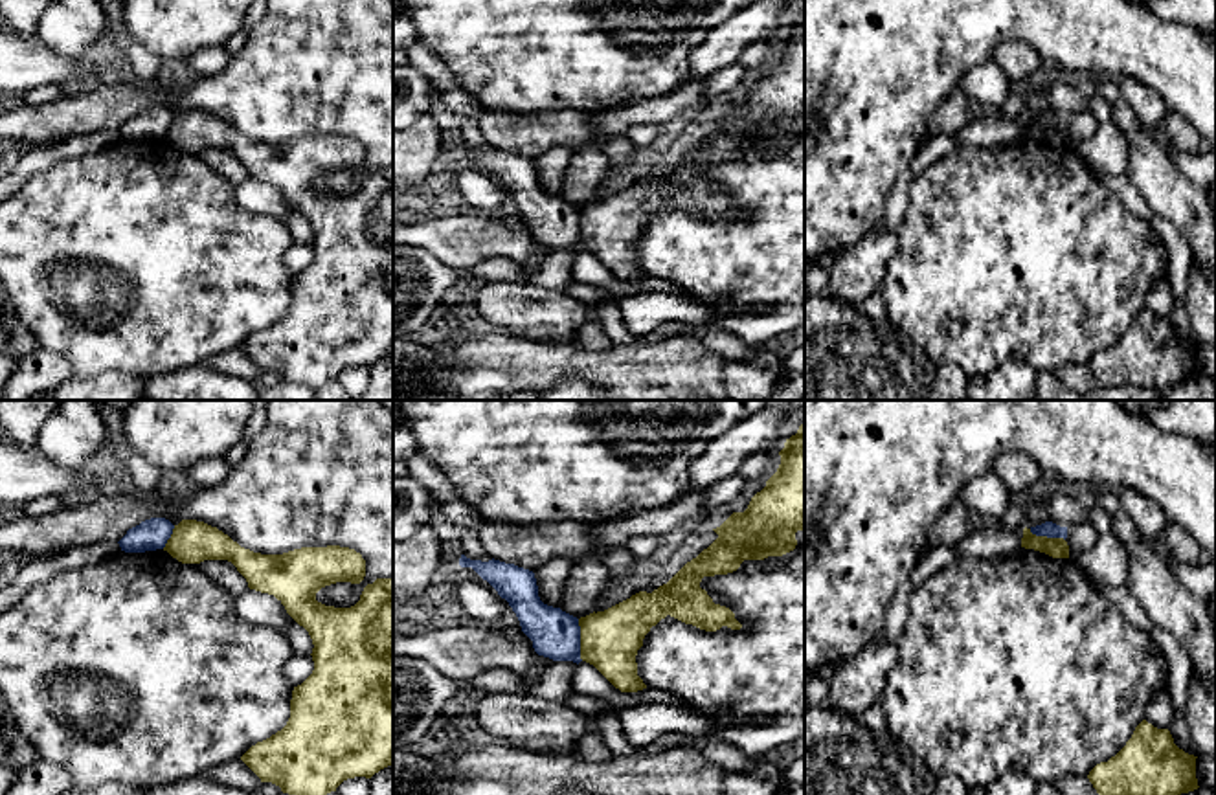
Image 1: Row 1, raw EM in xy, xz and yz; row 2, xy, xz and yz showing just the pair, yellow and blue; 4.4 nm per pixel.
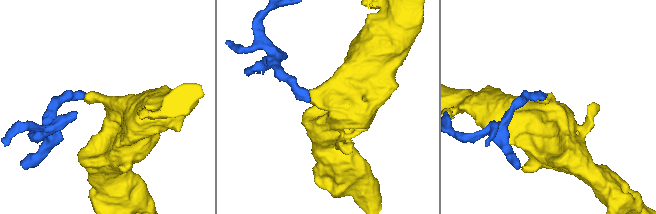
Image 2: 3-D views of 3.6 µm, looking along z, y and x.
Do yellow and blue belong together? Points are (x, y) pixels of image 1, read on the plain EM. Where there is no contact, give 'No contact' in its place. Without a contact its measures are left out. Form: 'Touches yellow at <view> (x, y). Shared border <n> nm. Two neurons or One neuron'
Touches yellow at xz (581, 228). Shared border 190 nm. Two neurons

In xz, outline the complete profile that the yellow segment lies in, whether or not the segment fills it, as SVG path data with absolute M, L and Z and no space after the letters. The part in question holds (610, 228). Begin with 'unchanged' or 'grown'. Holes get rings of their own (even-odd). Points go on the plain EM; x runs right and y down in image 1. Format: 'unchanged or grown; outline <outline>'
unchanged; outline M805 9L797 22L786 28L779 40L781 53L757 81L744 101L733 101L720 116L713 118L718 127L696 147L687 151L667 173L652 182L639 180L630 187L579 207L580 215L580 248L593 253L621 281L637 281L647 277L637 264L636 244L643 235L645 224L667 204L692 213L705 220L716 220L722 215L740 218L742 213L735 202L715 193L705 178L700 176L704 165L727 163L740 156L744 149L764 149L783 145L795 138L795 121L805 119Z

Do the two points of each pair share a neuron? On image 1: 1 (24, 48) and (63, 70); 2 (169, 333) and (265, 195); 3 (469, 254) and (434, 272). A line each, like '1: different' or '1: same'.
1: same
2: different
3: different

